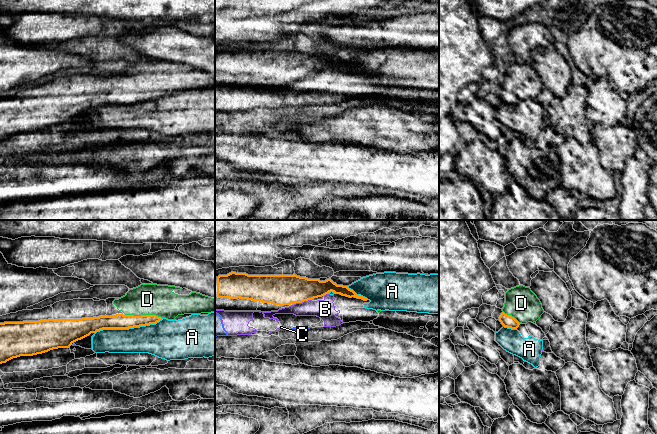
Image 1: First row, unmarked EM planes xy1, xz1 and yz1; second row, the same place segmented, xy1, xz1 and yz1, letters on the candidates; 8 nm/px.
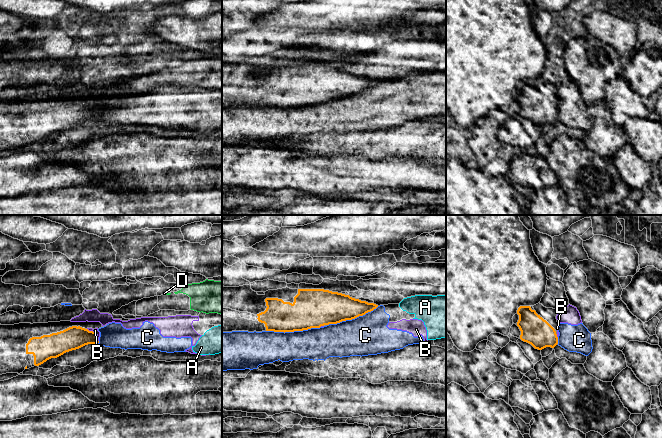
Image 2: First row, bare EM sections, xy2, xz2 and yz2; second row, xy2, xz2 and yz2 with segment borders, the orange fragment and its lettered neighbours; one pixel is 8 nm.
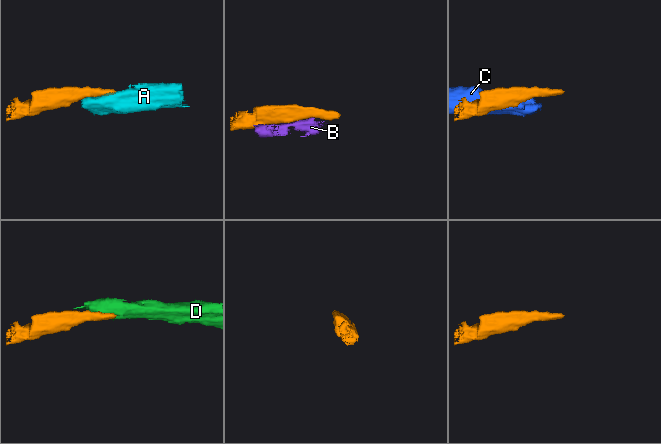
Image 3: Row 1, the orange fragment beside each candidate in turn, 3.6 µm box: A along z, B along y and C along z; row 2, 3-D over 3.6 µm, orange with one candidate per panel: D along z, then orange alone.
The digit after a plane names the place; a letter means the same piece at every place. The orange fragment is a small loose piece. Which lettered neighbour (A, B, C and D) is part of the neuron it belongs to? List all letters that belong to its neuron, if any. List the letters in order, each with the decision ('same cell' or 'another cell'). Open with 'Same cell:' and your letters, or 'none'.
Same cell: D
A: another cell
B: another cell
C: another cell
D: same cell

